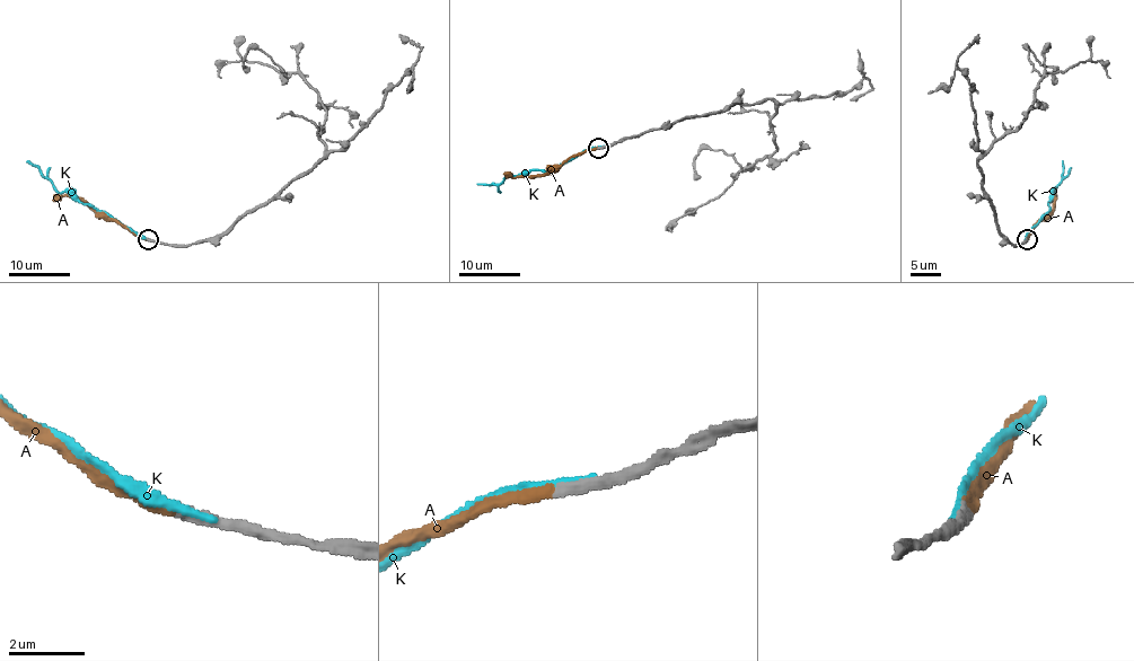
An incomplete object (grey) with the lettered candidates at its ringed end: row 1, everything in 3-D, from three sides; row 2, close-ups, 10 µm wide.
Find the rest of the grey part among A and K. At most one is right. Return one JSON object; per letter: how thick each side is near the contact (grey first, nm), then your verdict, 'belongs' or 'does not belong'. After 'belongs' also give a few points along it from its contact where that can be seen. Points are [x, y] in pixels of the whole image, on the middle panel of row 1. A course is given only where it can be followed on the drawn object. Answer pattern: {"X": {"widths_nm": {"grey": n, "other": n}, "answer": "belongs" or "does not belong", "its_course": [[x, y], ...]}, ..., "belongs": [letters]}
{"A": {"widths_nm": {"grey": 320, "other": 320}, "answer": "belongs", "its_course": [[598, 148], [572, 156], [541, 175], [508, 177], [503, 174]]}, "K": {"widths_nm": {"grey": 400, "other": 240}, "answer": "does not belong"}, "belongs": ["A"]}

